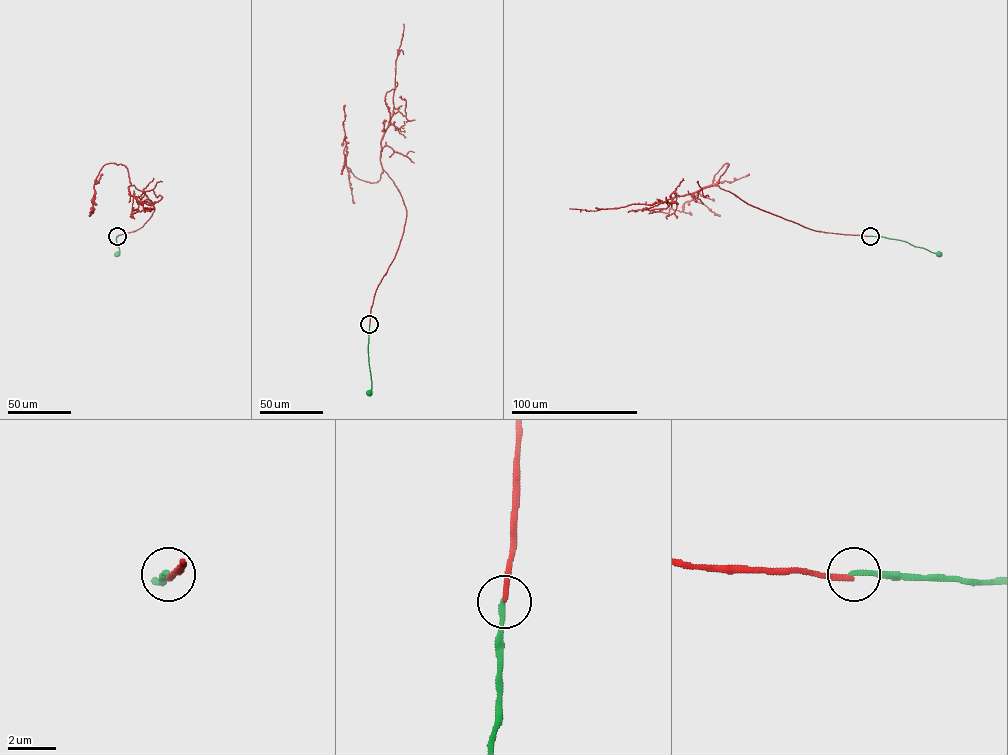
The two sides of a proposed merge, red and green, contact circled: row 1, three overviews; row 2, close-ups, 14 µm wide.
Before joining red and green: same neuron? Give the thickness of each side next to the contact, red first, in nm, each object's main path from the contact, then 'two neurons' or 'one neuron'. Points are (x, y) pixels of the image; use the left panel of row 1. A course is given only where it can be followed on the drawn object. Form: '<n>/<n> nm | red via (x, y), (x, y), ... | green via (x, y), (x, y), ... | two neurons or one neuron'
220/240 nm | red via (117, 236), (142, 227), (154, 210), (141, 191), (129, 186), (129, 194), (146, 211), (151, 208) | green via (117, 236), (117, 254) | two neurons

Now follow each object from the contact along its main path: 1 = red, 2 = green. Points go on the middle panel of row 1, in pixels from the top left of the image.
1: (369, 324), (374, 295), (397, 250), (406, 215), (380, 160), (393, 113), (403, 24)
2: (369, 324), (369, 392)

